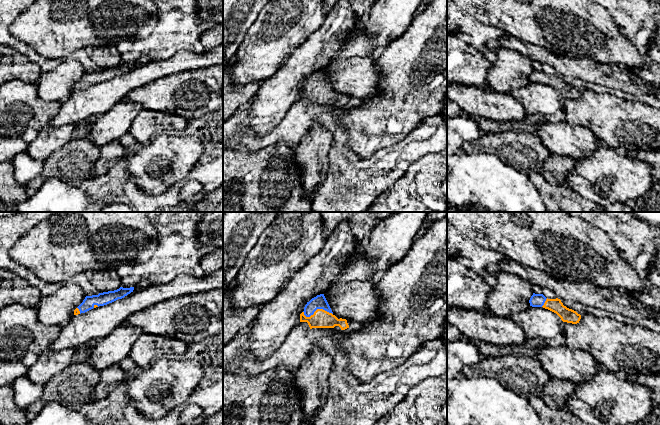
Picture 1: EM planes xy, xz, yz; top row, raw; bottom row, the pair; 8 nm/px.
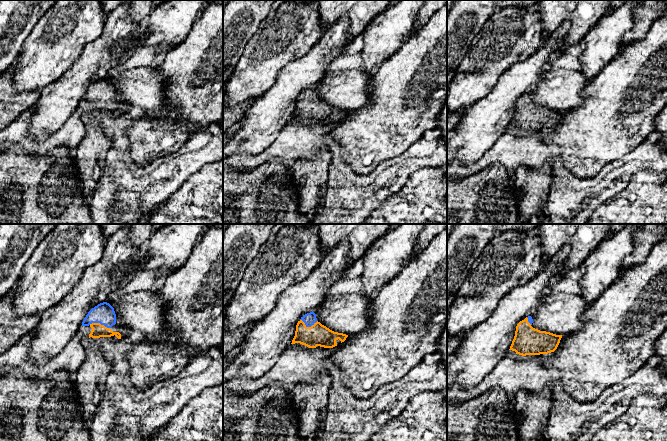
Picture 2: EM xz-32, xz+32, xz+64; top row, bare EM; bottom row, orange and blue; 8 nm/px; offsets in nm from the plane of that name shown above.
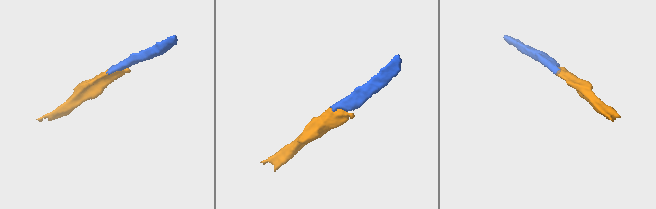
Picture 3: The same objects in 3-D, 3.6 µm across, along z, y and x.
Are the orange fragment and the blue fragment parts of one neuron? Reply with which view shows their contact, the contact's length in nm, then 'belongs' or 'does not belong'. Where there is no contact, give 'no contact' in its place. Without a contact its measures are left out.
contact in xz; length 240 nm; belongs

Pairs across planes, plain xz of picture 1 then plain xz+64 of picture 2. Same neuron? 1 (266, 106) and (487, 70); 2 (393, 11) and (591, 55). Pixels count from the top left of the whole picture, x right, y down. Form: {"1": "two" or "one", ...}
{"1": "two", "2": "one"}

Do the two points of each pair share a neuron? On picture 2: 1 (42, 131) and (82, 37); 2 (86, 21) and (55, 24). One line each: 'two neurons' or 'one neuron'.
1: two neurons
2: one neuron

